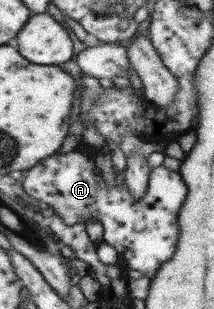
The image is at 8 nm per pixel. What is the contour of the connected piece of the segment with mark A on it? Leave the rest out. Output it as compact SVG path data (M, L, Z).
M89 145L68 153L49 155L27 170L27 177L22 182L23 188L36 203L43 201L49 207L53 207L54 213L57 213L66 225L86 224L88 219L99 221L104 229L103 241L117 250L127 267L141 271L143 275L151 278L163 263L167 263L173 257L177 249L177 215L187 197L187 184L179 171L174 172L163 165L158 166L151 170L145 194L141 198L135 198L127 184L109 187L101 174L97 174L100 170L95 166L95 158L96 151Z

